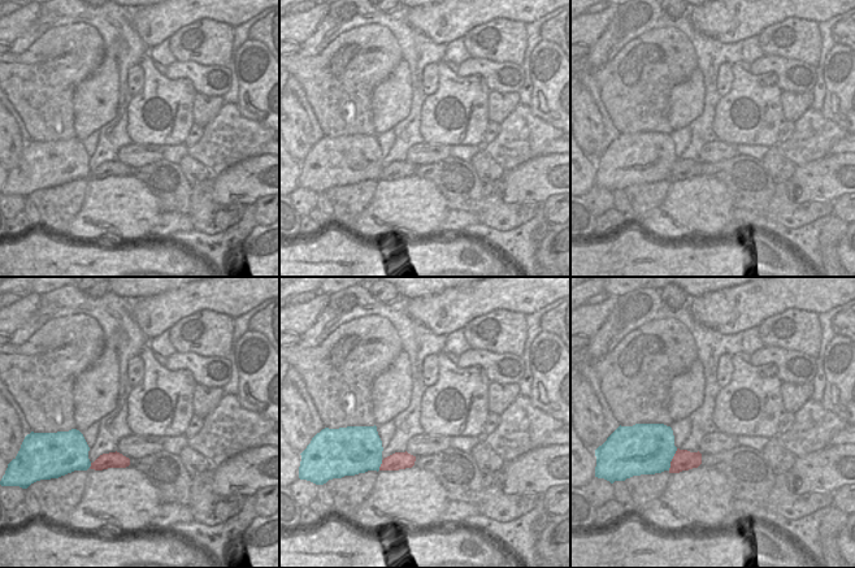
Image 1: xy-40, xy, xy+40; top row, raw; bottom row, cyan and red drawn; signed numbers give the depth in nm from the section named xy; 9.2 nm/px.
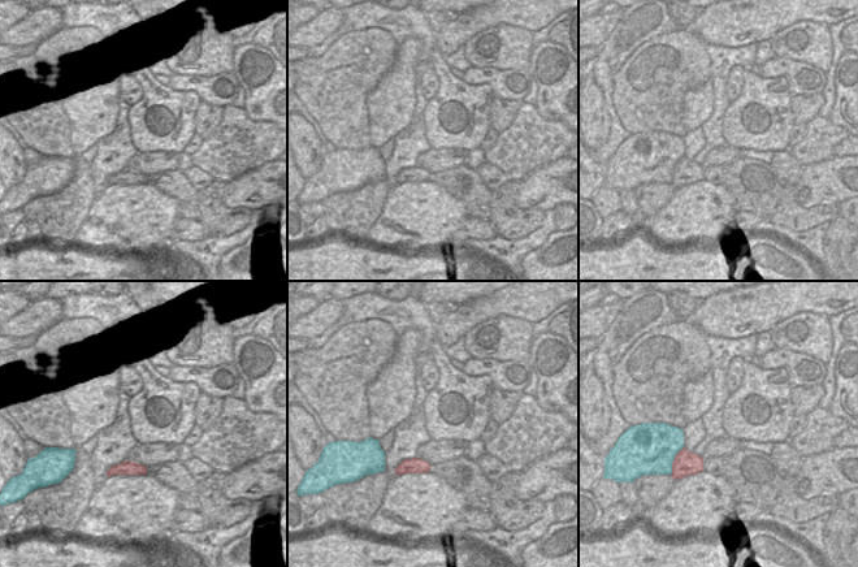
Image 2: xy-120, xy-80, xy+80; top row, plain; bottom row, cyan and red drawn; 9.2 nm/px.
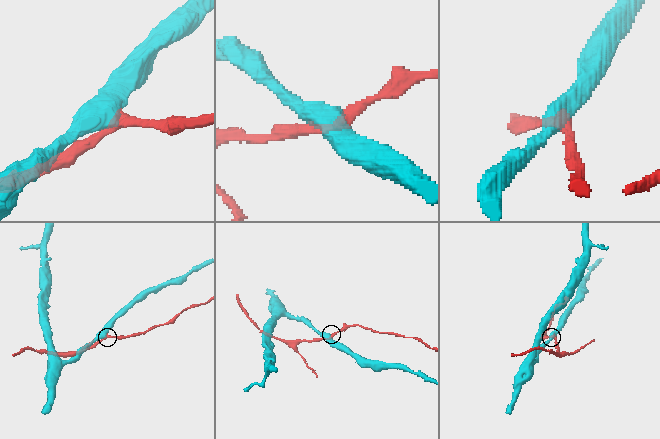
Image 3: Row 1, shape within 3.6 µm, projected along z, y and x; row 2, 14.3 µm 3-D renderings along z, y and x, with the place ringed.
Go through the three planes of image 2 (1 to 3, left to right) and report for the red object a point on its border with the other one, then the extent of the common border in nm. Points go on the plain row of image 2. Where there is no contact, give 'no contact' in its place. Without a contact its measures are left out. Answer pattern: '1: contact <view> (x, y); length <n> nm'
1: no contact
2: no contact
3: contact xy+80 (672, 169); length 300 nm

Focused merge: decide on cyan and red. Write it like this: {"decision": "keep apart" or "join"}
{"decision": "keep apart"}

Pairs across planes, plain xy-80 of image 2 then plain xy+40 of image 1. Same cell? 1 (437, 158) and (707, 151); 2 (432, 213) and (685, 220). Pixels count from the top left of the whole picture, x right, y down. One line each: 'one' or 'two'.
1: one
2: one

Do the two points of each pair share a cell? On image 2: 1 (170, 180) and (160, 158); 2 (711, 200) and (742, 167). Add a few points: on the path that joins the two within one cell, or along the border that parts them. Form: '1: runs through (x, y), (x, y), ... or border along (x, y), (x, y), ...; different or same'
1: border along (177, 168), (169, 172), (155, 172), (147, 177); different
2: border along (703, 178), (720, 184), (733, 197), (737, 211); different

